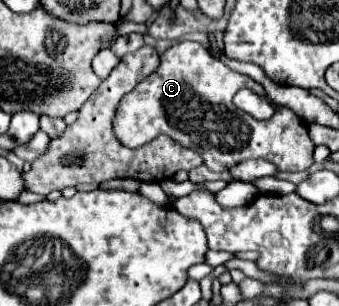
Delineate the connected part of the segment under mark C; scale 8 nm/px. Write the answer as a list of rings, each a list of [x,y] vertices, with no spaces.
[[[177,42],[161,54],[159,68],[121,100],[113,122],[115,136],[119,136],[123,146],[139,148],[159,134],[169,134],[179,144],[199,152],[205,166],[215,172],[223,172],[249,158],[265,158],[273,162],[279,172],[307,170],[313,164],[311,156],[315,148],[307,122],[289,108],[279,108],[269,120],[255,120],[247,112],[239,112],[233,96],[241,88],[263,96],[263,88],[259,88],[255,80],[215,60],[205,46],[197,42]]]

